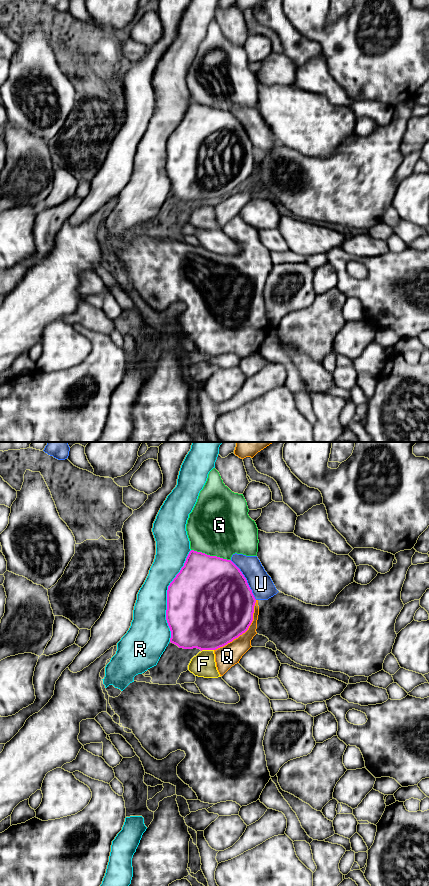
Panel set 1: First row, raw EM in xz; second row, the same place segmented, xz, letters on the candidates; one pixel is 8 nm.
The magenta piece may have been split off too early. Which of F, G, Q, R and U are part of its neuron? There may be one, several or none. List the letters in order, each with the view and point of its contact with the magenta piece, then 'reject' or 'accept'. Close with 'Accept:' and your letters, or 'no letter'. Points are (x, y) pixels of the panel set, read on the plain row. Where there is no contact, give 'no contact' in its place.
F: xz (207, 201) | reject
G: xz (211, 108) | reject
Q: xz (245, 183) | reject
R: xz (167, 148) | reject
U: xz (246, 132) | reject
Accept: no letter

